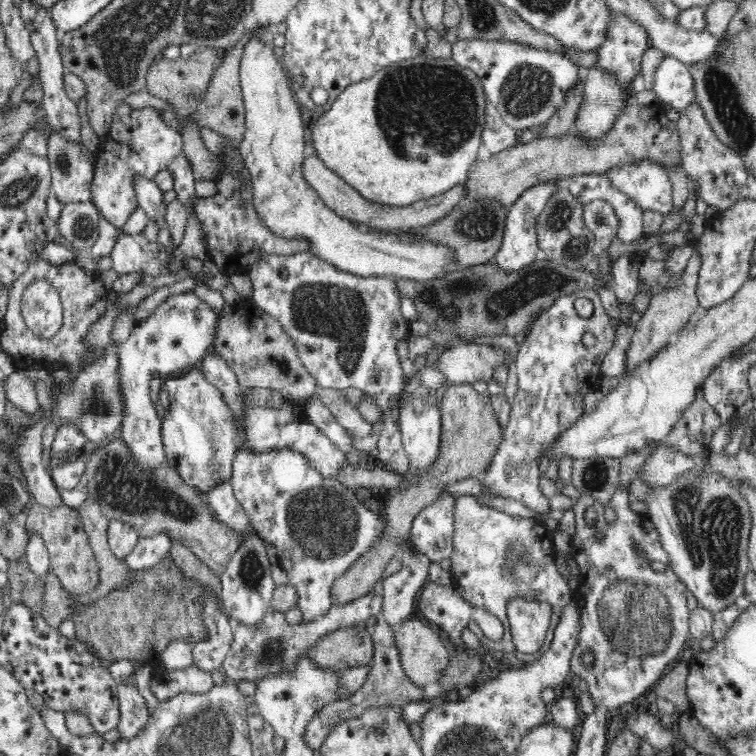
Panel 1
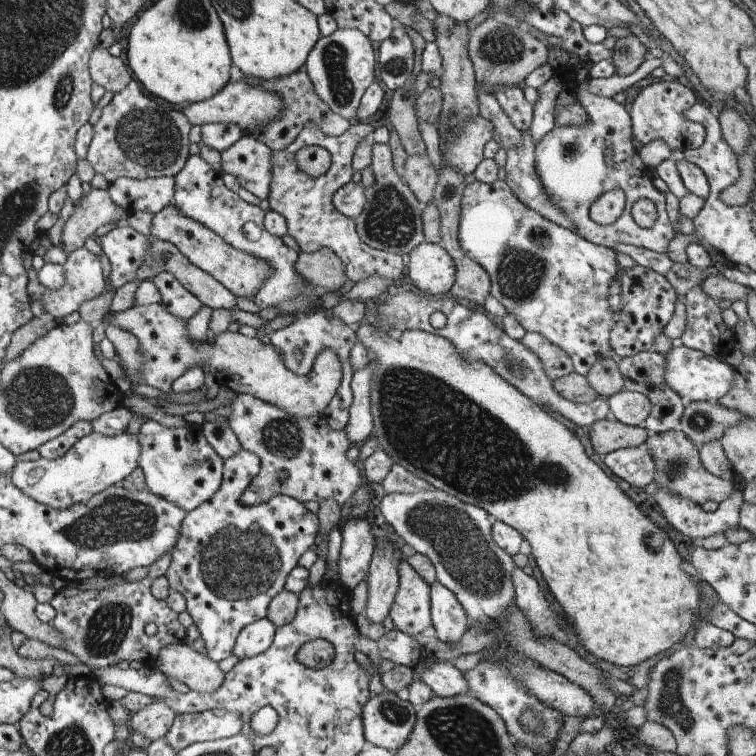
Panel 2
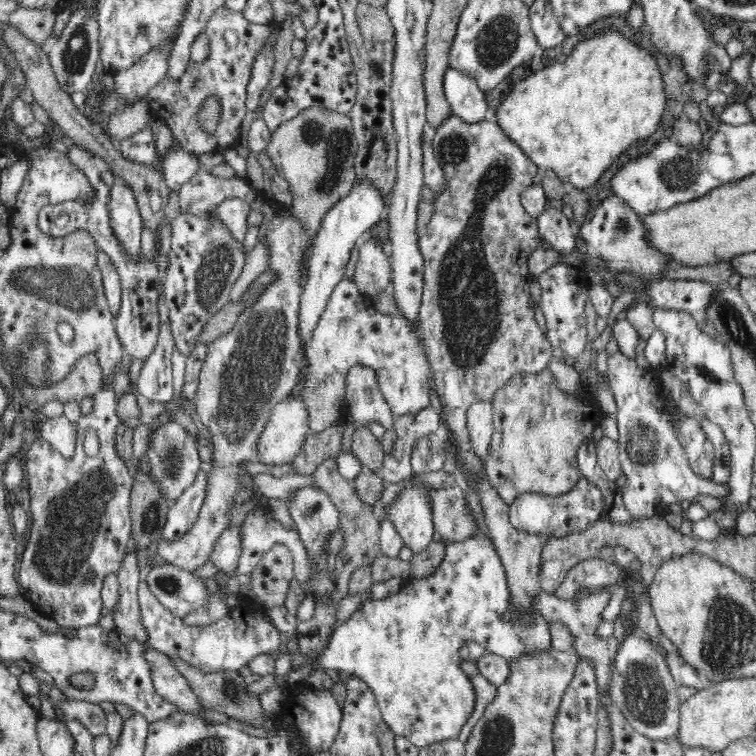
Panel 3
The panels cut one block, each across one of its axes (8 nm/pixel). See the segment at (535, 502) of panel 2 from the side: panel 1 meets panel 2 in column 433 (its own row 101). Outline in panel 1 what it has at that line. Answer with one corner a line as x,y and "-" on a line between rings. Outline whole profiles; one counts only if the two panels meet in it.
431,54
428,56
418,56
408,61
392,64
386,68
380,69
374,76
366,80
347,86
333,100
332,106
314,122
312,127
312,144
316,148
318,158
324,164
333,170
337,175
344,179
362,199
369,203
387,205
388,207
408,207
418,200
428,199
432,196
438,196
441,193
448,192
453,186
460,184
460,181
468,179
470,167
476,162
482,147
482,129
485,125
485,106
487,100
483,92
483,86
479,79
467,68
458,64
453,57
447,59
434,58

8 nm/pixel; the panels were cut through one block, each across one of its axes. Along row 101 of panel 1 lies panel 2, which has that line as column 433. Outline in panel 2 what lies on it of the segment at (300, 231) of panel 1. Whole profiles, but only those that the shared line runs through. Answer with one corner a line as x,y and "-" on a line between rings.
424,242
409,256
408,276
418,291
432,296
447,295
455,286
455,259
442,244

